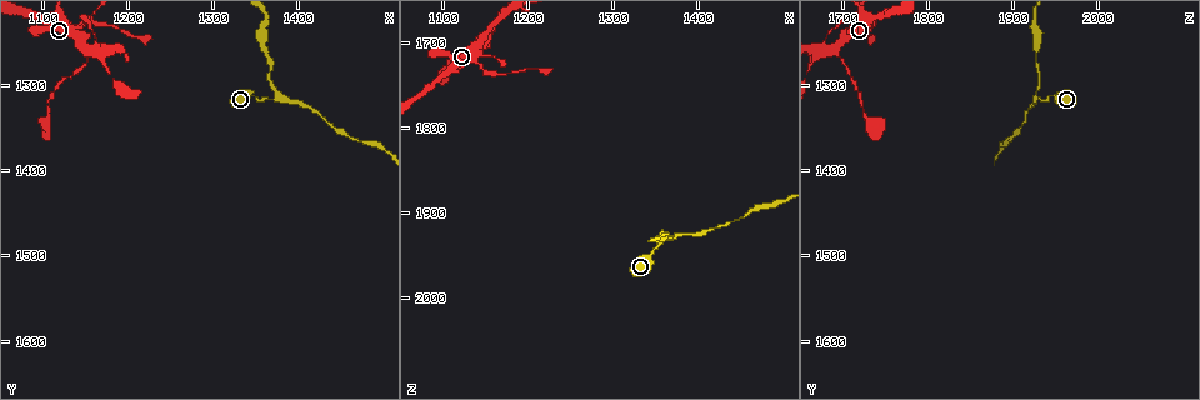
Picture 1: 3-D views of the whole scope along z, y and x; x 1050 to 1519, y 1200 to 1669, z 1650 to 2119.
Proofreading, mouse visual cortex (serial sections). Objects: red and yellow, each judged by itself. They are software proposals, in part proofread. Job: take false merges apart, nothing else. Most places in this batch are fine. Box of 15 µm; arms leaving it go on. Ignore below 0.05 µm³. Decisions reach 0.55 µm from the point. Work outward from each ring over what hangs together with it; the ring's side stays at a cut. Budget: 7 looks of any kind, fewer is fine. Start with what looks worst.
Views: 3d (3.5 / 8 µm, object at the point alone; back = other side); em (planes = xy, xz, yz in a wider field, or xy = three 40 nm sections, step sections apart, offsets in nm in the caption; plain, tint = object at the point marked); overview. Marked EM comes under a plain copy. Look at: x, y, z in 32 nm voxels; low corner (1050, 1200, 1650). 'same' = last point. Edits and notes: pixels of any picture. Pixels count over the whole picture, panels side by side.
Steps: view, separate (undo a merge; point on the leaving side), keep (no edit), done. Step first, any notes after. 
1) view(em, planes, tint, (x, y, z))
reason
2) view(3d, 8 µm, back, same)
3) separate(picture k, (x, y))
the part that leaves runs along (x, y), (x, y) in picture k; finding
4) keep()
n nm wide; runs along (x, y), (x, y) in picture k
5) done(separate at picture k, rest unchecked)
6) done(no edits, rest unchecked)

view(3d, 8 µm, (1370, 1320, 1925))
two arms in line, one across

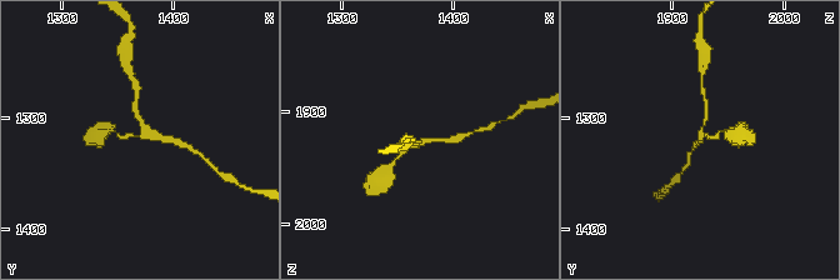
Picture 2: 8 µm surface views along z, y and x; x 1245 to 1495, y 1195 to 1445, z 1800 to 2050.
view(em, xy, step 1, tint, (1372, 1316, 1926))
3 arms; arms of 150, 150, 150 nm

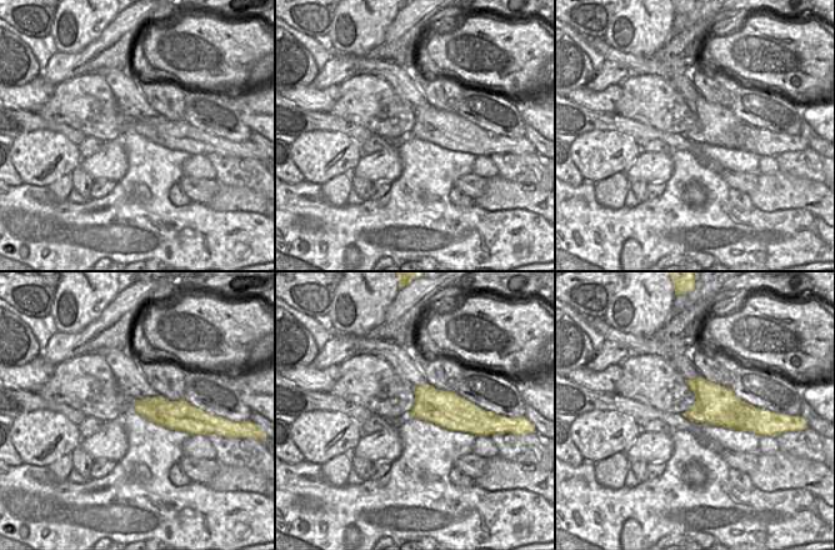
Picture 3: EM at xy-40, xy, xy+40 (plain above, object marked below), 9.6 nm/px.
keep()
340 nm wide; runs along (113, 130), (143, 135), (136, 101) in picture 2; continuous, no second cell

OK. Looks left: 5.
view(3d, 3.5 µm, back, (1150, 1255, 1690))
branch point

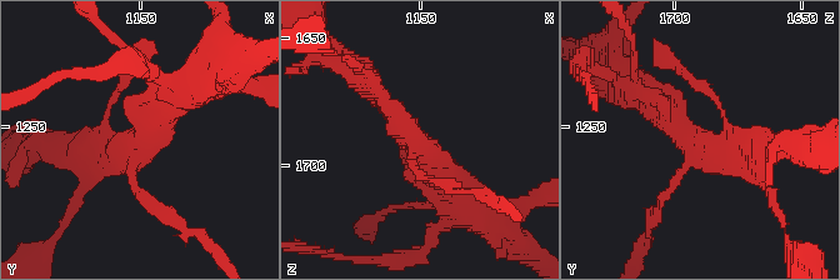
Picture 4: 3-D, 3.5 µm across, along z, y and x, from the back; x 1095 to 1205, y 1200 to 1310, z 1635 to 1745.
view(em, xy, step 5, tint, (1151, 1258, 1692))
shape alone is not enough

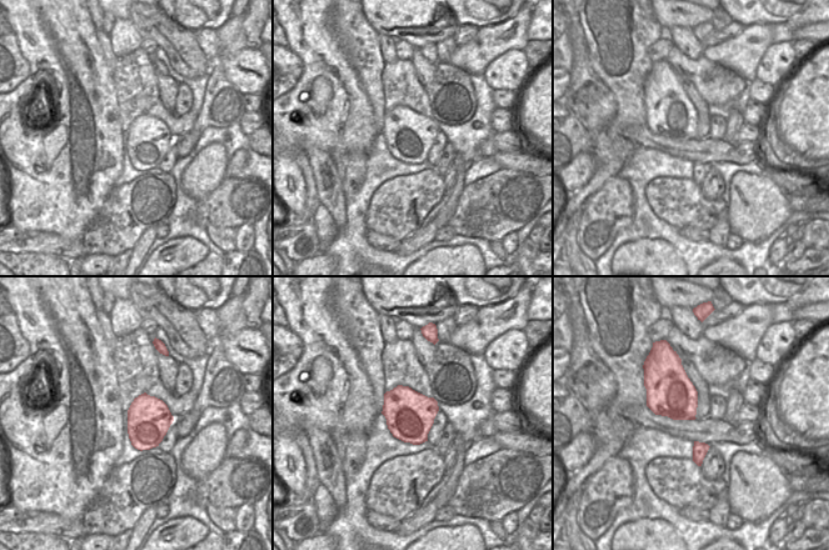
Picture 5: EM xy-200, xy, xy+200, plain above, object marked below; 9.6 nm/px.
keep()
460 nm wide; runs along (463, 195), (359, 74) in picture 4; continuous, no second cell

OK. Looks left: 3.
view(3d, 3.5 µm, (1105, 1340, 1735))
thick turns thin

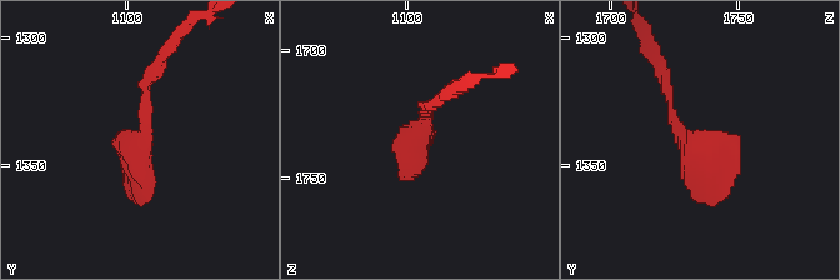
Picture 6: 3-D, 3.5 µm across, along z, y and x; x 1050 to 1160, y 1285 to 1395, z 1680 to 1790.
view(em, xy, step 1, tint, (1107, 1341, 1730))

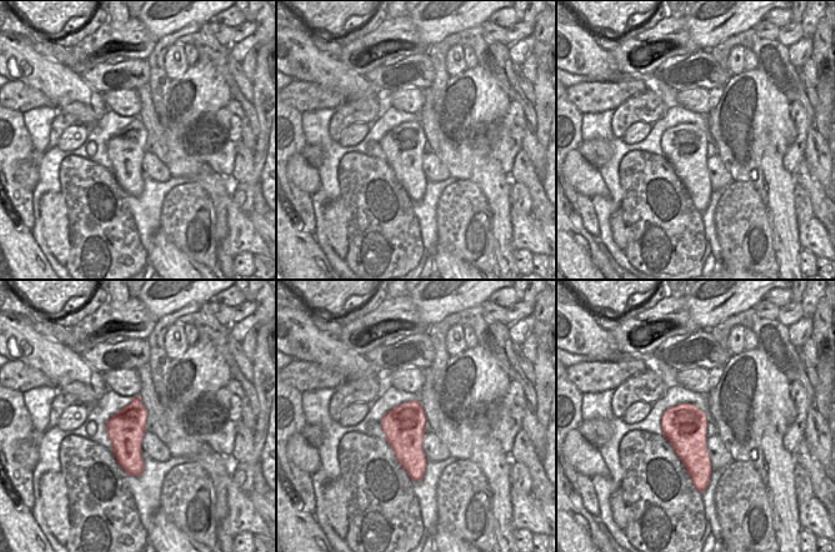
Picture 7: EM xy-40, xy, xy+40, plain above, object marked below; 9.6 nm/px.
keep()
runs along (663, 68), (673, 121), (710, 163), (714, 201) in picture 6; one cell here

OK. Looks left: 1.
done(no edits, rest unchecked)

